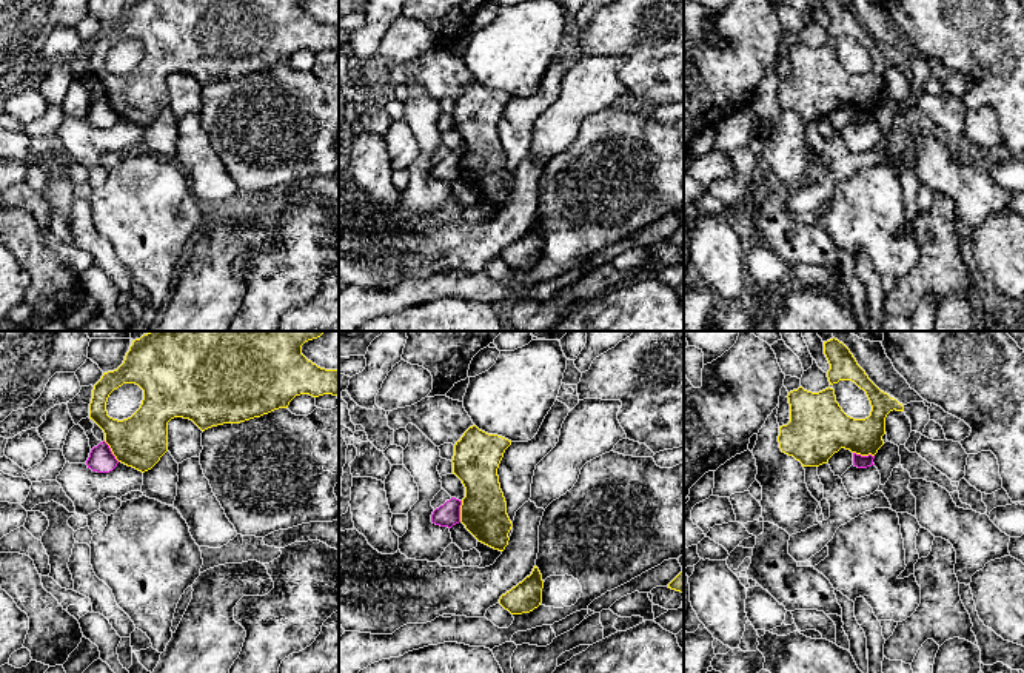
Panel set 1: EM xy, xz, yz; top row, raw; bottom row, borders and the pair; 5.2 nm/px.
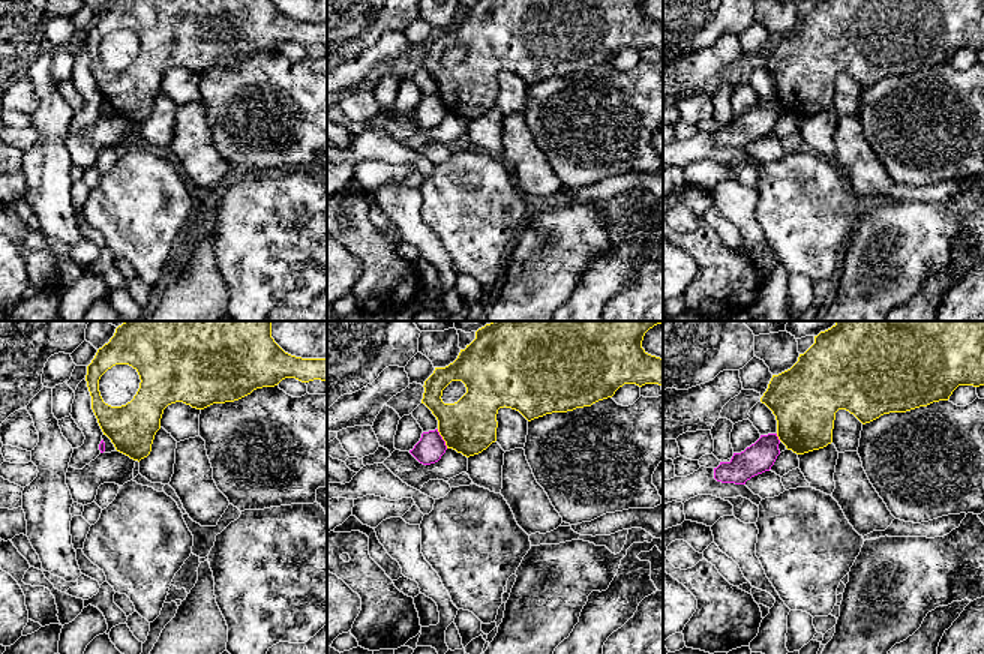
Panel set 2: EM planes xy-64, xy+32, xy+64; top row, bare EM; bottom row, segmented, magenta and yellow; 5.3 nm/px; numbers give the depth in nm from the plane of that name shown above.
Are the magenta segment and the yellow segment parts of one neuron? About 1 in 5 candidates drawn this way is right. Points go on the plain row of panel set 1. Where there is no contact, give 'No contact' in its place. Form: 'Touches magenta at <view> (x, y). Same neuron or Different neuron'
Touches magenta at xy (111, 107). Different neuron

